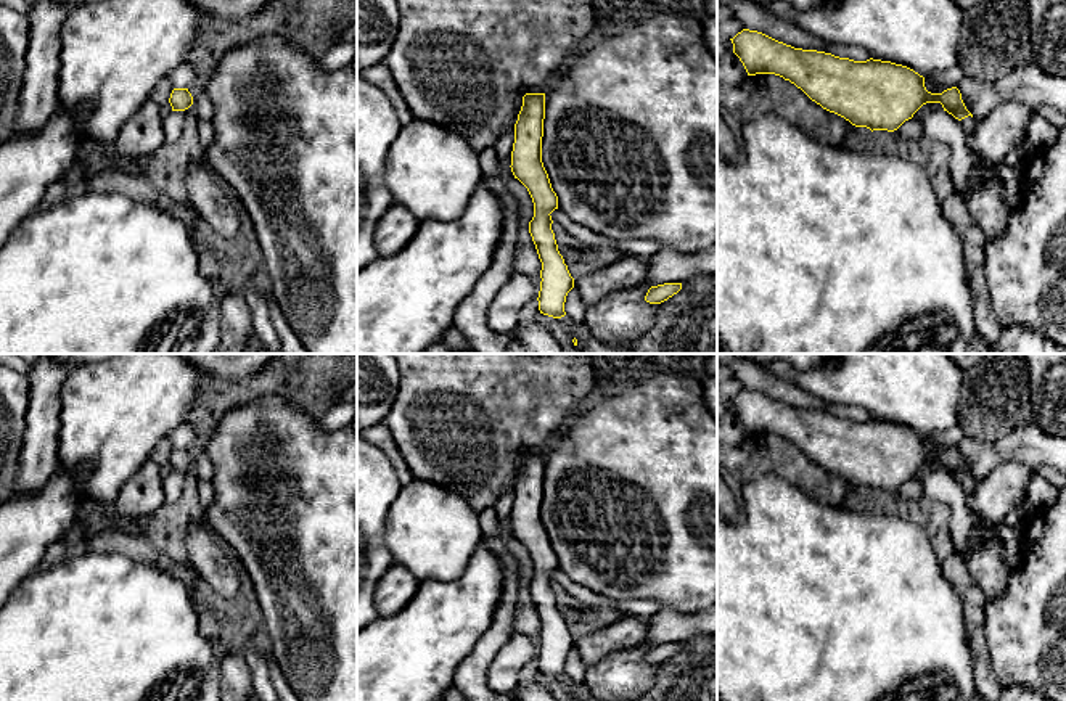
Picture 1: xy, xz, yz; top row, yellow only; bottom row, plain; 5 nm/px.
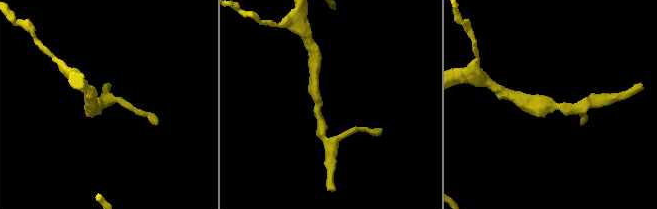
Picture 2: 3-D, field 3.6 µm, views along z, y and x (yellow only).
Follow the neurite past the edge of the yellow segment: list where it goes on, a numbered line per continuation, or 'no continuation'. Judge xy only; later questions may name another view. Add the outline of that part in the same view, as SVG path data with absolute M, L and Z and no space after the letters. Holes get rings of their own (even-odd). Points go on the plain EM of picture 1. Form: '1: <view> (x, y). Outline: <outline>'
no continuation

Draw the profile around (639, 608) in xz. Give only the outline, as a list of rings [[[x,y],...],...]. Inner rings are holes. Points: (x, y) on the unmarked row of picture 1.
[[[560,568],[550,576],[553,582],[560,584],[571,596],[587,608],[616,608],[624,617],[643,619],[651,619],[661,609],[661,605],[653,600],[616,601],[598,595],[572,582]]]

